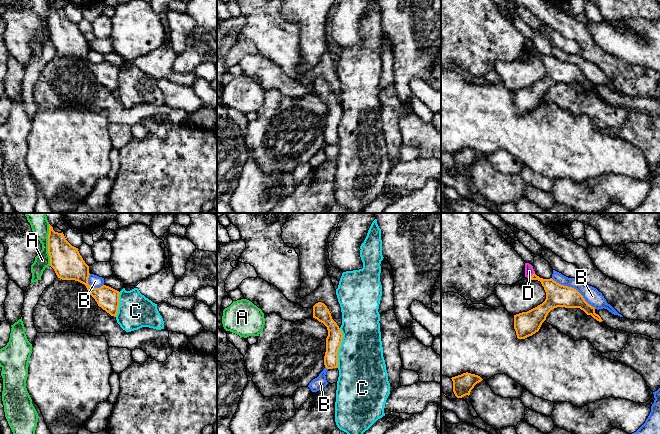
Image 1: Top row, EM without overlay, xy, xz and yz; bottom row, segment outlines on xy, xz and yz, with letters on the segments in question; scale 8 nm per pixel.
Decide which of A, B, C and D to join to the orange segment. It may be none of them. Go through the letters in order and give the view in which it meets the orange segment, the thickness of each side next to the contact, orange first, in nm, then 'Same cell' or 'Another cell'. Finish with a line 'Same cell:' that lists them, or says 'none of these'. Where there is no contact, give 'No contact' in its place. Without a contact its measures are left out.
A: Touches orange in xy. Thickness 240 nm (orange) against 120 nm. Another cell
B: Touches orange in yz. Thickness 190 nm (orange) against 140 nm. Another cell
C: Touches orange in xz. Thickness 130 nm (orange) against 380 nm. Another cell
D: Touches orange in yz. Thickness 180 nm (orange) against 80 nm. Another cell
Same cell: none of these

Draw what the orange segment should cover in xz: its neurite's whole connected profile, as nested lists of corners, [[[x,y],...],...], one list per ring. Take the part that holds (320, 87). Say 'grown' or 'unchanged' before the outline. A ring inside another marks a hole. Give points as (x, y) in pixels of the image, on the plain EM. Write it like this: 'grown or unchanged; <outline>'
unchanged; [[[318,78],[313,82],[313,94],[323,99],[328,106],[324,141],[327,145],[338,144],[338,126],[341,122],[343,110],[324,79]]]

